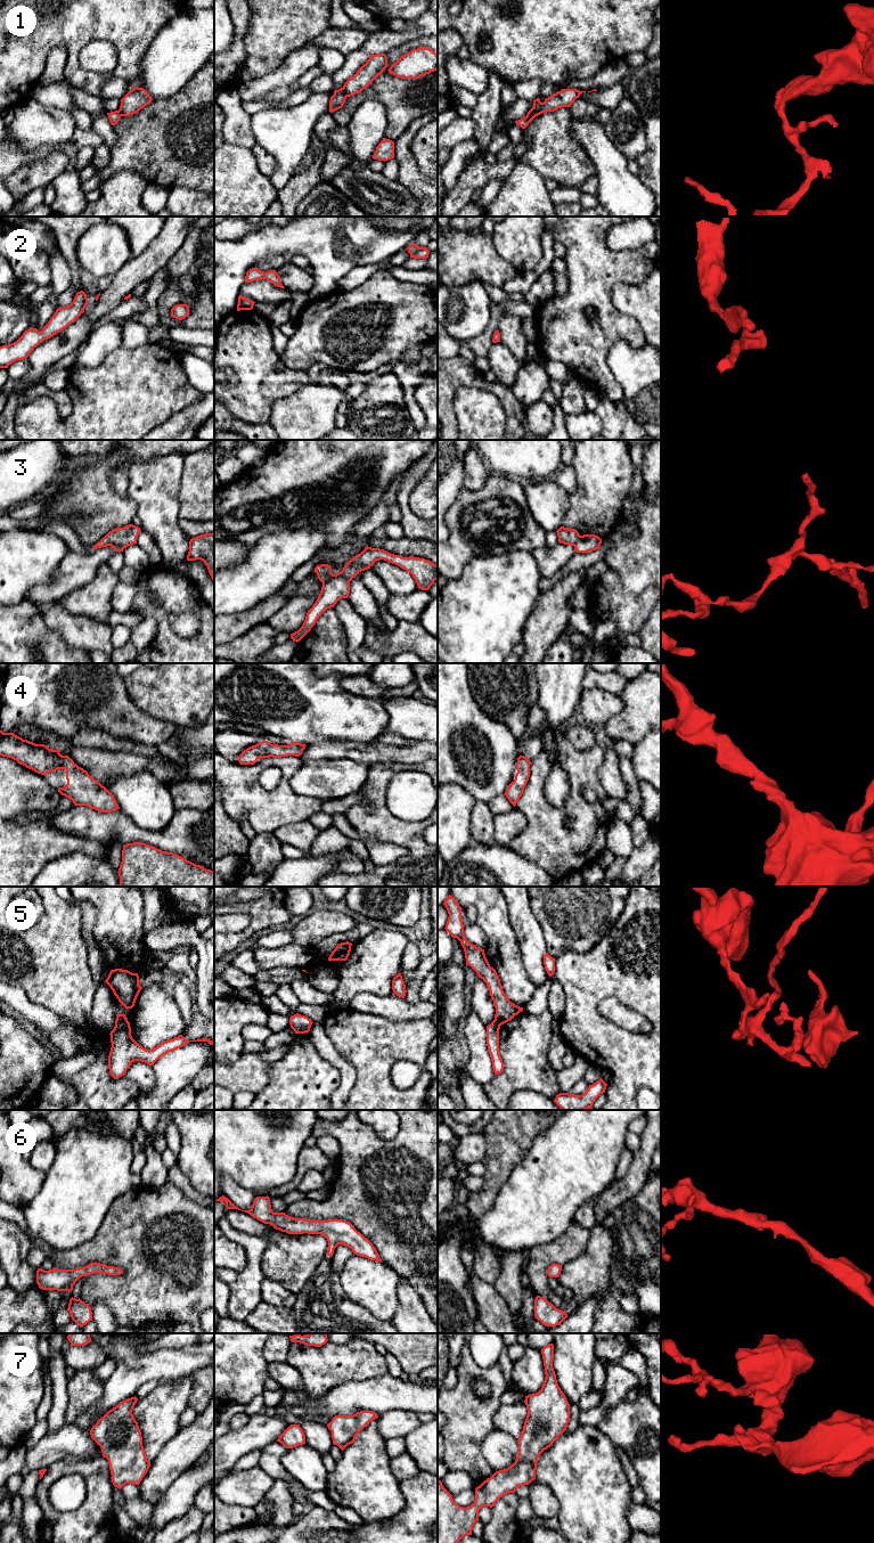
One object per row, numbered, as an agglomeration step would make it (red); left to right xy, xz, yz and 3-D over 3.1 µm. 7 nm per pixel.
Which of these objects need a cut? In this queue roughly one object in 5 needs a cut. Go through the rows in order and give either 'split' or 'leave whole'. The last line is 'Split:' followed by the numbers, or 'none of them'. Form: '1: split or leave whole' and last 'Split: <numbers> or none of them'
1: split
2: leave whole
3: split
4: leave whole
5: split
6: leave whole
7: leave whole
Split: 1, 3, 5

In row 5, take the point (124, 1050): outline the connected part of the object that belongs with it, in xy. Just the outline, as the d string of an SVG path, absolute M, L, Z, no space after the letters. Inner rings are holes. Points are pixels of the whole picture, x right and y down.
M129 1021L115 1024L109 1035L112 1047L108 1055L108 1069L114 1079L124 1076L134 1061L154 1066L164 1054L189 1043L182 1035L179 1035L173 1039L161 1043L153 1050L146 1050L132 1038Z

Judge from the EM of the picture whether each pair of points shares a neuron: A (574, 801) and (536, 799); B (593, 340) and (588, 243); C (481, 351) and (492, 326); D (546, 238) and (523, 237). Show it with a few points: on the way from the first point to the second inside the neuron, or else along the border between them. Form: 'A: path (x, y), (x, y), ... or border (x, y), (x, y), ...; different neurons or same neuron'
A: path (565, 810), (563, 813), (549, 813), (545, 808); same neuron
B: path (579, 316), (579, 298), (588, 288), (588, 267); same neuron
C: path (481, 345), (489, 332); same neuron
D: border (544, 230), (541, 236), (542, 258), (537, 264); different neurons

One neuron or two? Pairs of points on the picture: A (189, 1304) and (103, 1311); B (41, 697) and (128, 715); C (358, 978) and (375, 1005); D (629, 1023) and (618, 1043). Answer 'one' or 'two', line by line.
A: two
B: one
C: two
D: two

